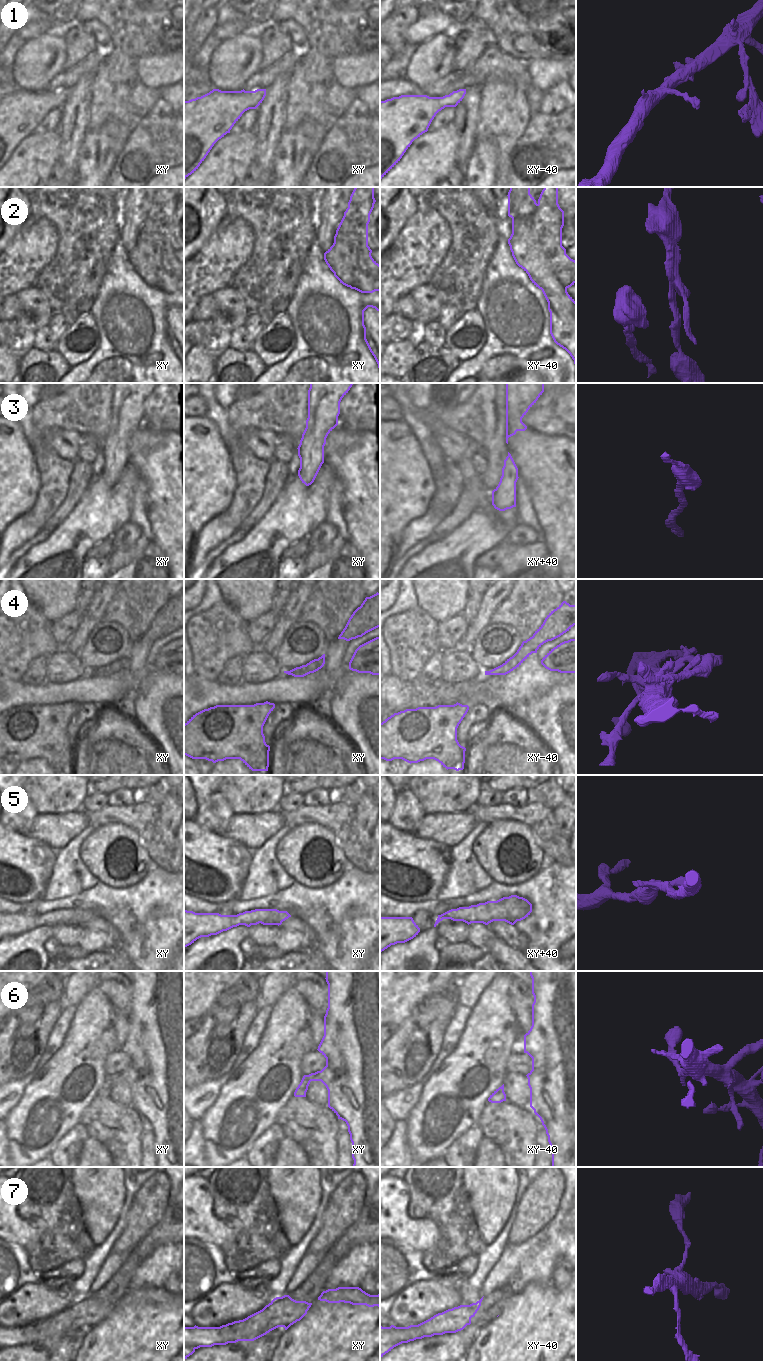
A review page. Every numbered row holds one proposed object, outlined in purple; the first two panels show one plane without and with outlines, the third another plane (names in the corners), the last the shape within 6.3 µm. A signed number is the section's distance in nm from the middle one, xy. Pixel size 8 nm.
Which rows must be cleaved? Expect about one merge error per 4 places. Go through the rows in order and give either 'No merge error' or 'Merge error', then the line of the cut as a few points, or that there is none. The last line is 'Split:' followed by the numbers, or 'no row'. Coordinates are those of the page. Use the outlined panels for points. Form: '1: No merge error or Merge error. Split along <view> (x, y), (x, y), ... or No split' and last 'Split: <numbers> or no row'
1: No merge error. No split
2: Merge error. Split along xy-40 (536, 204), (533, 240), (566, 289)
3: No merge error. No split
4: No merge error. No split
5: No merge error. No split
6: No merge error. No split
7: Merge error. Split along xy (268, 1316), (265, 1314), (263, 1322), (252, 1324), (248, 1328)
Split: 2, 7.

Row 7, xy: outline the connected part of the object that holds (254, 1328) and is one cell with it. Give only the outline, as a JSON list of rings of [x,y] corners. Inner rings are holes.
[[[266,1314],[263,1316],[263,1320],[265,1322],[262,1323],[262,1324],[252,1325],[252,1326],[249,1327],[249,1329],[251,1330],[252,1333],[260,1333],[260,1332],[269,1328],[269,1318]]]

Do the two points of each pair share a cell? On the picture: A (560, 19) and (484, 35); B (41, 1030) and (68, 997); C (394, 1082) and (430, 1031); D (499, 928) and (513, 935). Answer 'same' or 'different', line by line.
A: different
B: different
C: same
D: same

